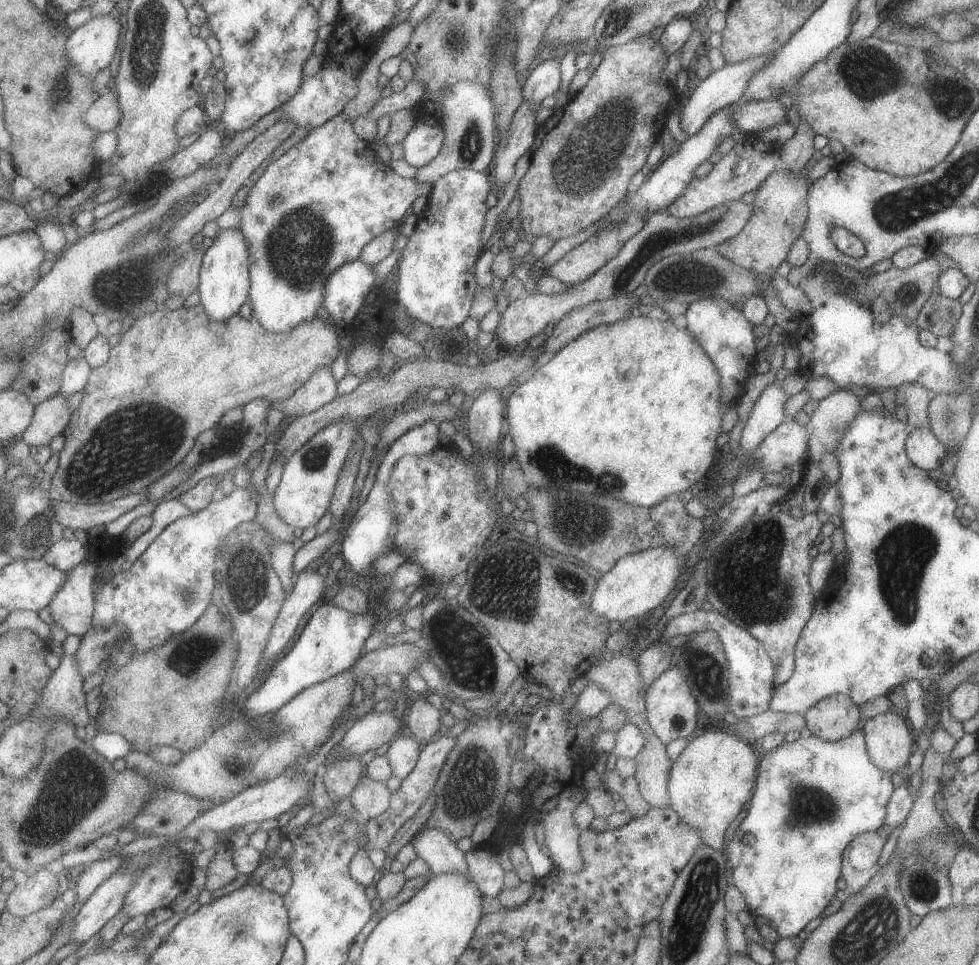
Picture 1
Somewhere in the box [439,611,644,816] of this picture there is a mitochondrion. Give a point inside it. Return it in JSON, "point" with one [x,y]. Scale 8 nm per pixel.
{"point":[477,663]}

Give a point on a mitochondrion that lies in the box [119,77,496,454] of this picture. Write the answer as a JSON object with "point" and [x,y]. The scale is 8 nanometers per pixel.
{"point":[300,246]}

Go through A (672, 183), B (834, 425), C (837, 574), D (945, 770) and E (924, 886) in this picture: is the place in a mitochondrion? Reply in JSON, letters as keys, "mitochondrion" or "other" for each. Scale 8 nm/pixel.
{"A":"other","B":"mitochondrion","C":"other","D":"other","E":"mitochondrion"}

